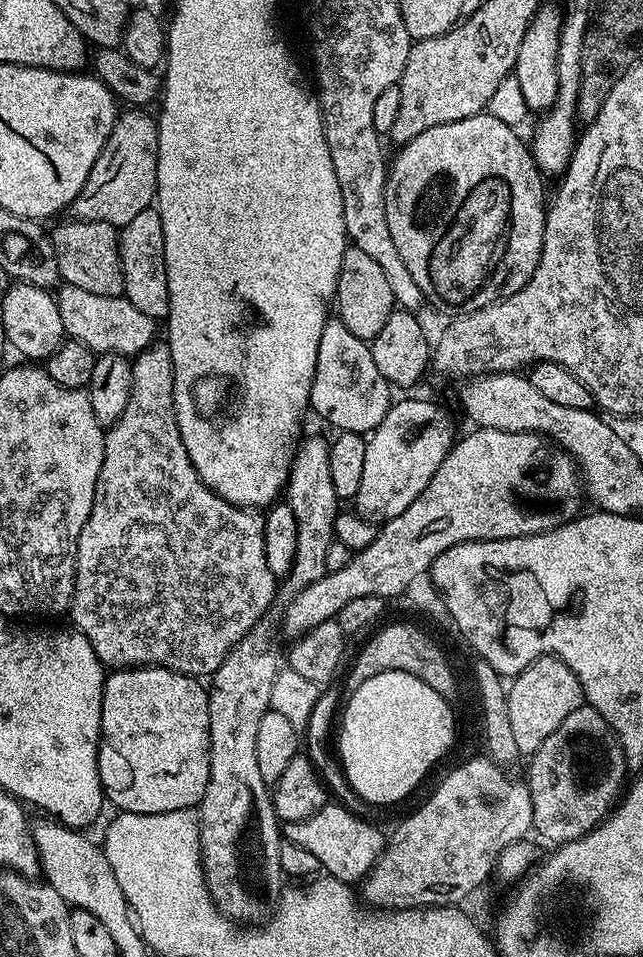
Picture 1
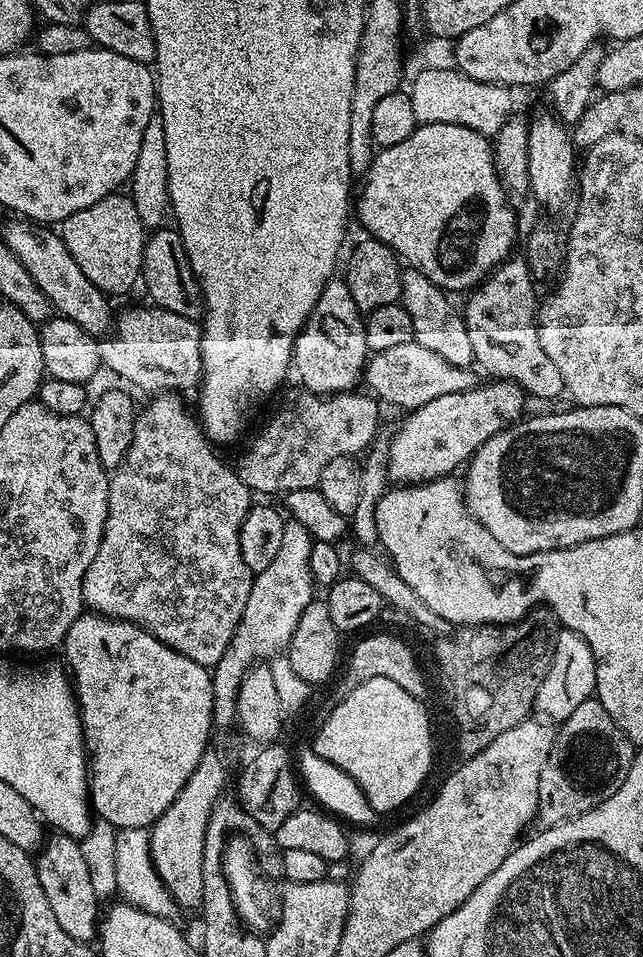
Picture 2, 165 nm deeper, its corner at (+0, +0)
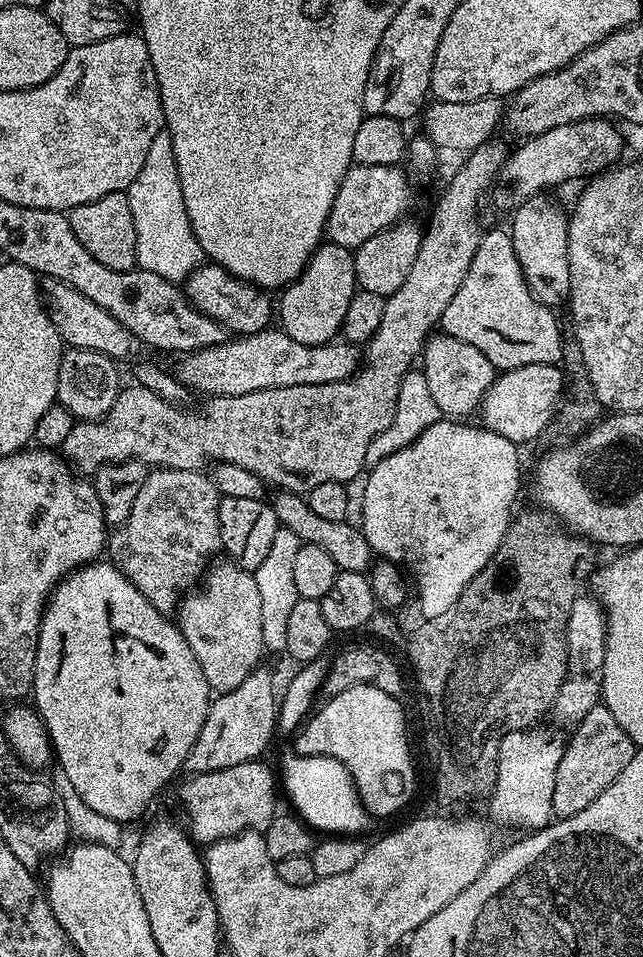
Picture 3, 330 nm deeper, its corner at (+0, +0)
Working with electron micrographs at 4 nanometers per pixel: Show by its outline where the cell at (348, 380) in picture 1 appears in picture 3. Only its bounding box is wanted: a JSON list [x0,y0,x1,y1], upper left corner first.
[279,242,357,343]

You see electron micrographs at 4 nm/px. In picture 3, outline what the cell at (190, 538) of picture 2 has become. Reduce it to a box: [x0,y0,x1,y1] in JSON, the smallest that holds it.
[106,468,221,614]

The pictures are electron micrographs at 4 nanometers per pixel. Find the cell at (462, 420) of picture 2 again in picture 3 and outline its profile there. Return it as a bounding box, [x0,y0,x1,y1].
[478,364,566,446]

